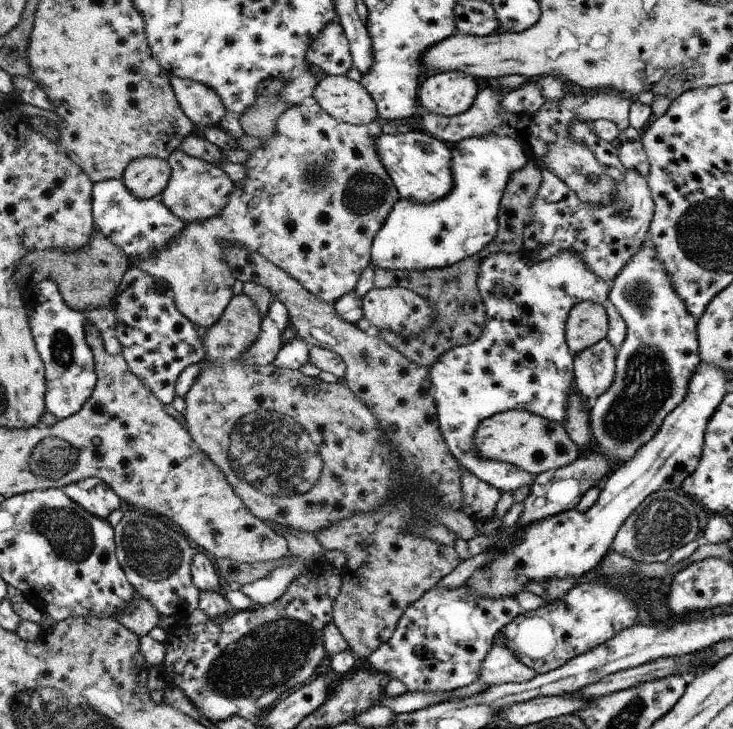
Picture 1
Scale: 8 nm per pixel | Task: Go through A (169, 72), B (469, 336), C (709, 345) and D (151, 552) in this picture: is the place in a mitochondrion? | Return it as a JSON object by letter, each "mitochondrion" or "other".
{"A":"other","B":"other","C":"other","D":"mitochondrion"}

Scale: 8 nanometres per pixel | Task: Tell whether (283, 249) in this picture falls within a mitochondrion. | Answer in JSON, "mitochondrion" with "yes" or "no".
{"mitochondrion":"no"}

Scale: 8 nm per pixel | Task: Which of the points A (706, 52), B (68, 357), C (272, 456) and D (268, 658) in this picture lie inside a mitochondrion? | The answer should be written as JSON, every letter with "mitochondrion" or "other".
{"A":"other","B":"mitochondrion","C":"mitochondrion","D":"mitochondrion"}

